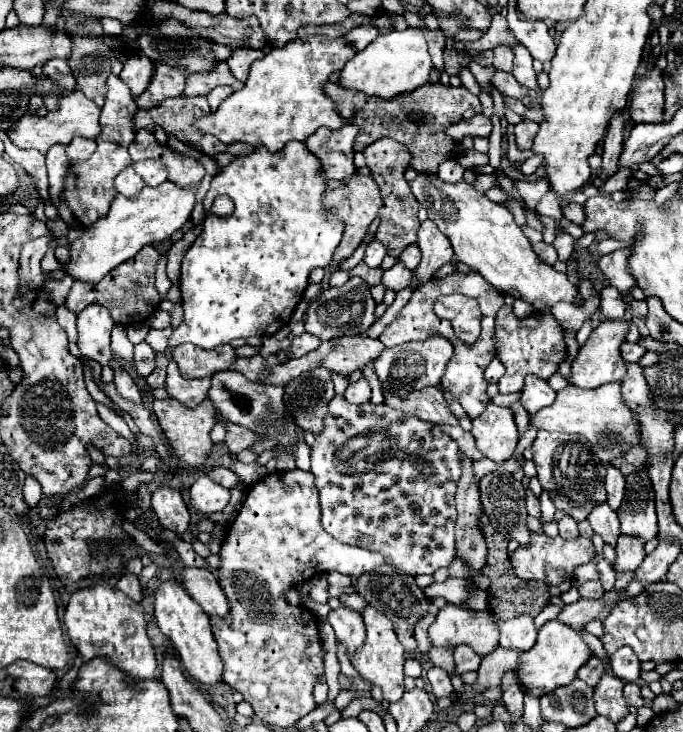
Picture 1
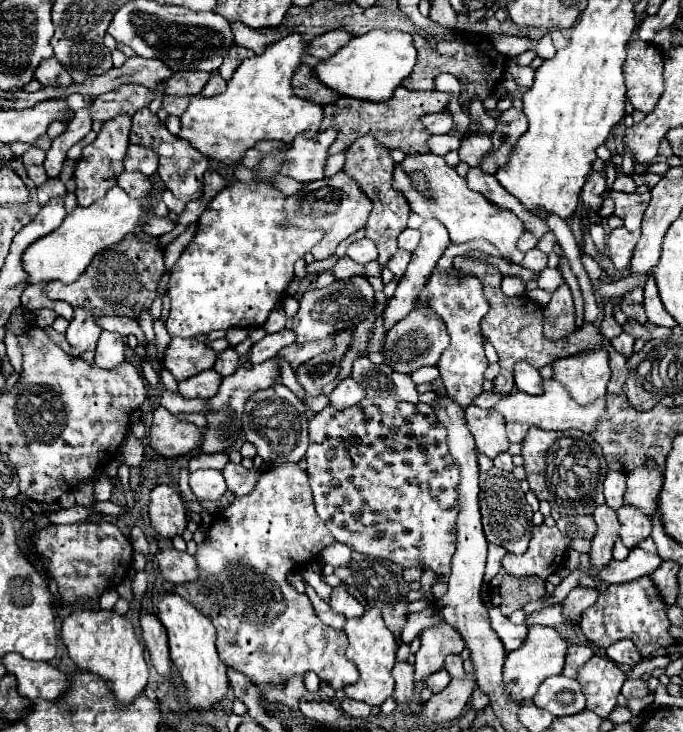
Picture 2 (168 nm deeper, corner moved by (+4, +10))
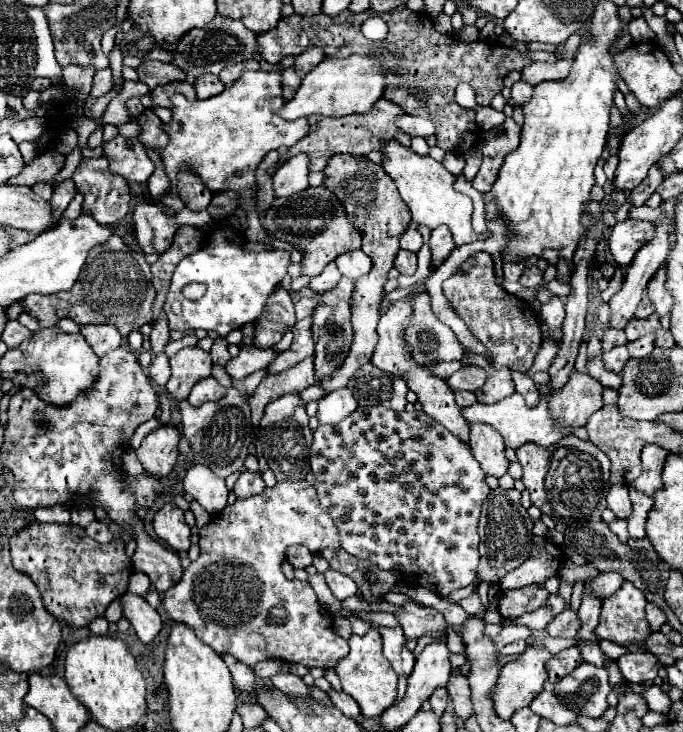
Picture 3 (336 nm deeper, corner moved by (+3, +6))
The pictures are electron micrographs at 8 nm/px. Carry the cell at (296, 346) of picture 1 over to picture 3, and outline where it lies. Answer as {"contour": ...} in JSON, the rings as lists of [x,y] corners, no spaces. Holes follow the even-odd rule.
{"contour":[[[242,346],[240,354],[236,358],[230,360],[230,364],[226,366],[226,372],[234,378],[234,380],[244,380],[246,376],[250,376],[256,370],[266,370],[274,358],[278,356],[278,352],[274,348],[256,348],[256,346]]]}

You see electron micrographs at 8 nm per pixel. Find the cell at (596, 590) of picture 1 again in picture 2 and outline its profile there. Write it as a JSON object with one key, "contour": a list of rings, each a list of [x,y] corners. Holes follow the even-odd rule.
{"contour":[[[573,588],[563,602],[563,618],[579,624],[581,614],[597,600],[597,592],[593,588]]]}

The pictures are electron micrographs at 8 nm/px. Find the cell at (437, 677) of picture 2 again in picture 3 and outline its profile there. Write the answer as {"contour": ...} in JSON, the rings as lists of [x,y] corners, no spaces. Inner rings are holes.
{"contour":[[[436,688],[434,694],[430,696],[430,704],[432,704],[432,710],[438,712],[438,714],[444,713],[444,708],[448,704],[448,692],[446,688]]]}

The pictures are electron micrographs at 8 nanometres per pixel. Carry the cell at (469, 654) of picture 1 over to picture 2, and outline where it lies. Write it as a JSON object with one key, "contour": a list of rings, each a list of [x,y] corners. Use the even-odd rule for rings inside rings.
{"contour":[[[447,656],[445,658],[445,670],[449,672],[451,678],[467,678],[463,670],[463,660],[459,656]]]}

